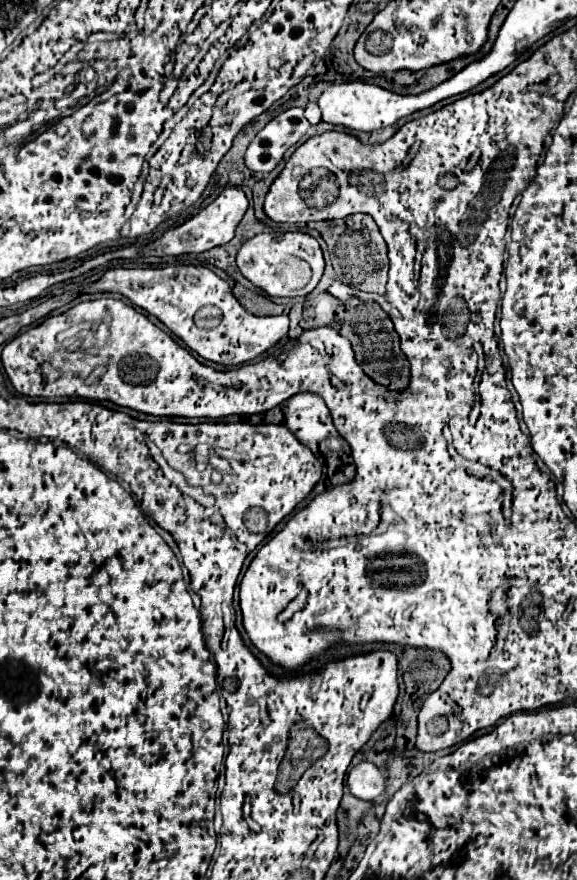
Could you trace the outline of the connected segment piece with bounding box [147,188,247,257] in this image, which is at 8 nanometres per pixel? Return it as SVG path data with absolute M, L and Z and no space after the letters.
M225 188L217 196L217 200L213 200L207 208L199 210L193 218L189 218L181 226L167 230L159 240L155 240L150 245L150 252L147 254L157 257L181 256L181 254L199 254L199 252L207 252L207 250L215 248L215 246L223 246L233 238L235 228L241 222L245 210L247 210L247 196L243 194L243 190L241 188Z

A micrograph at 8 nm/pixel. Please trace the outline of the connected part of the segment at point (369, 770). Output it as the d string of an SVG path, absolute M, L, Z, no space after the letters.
M361 762L349 772L347 786L353 796L373 802L385 792L385 778L375 764Z

